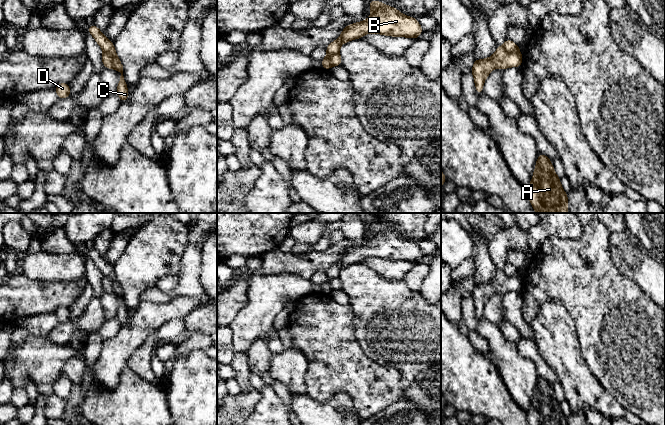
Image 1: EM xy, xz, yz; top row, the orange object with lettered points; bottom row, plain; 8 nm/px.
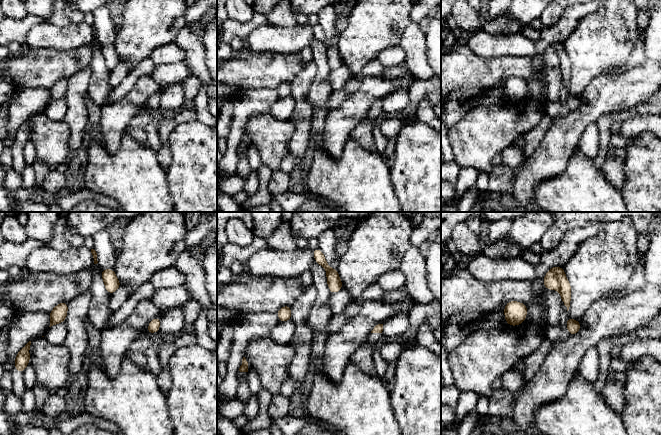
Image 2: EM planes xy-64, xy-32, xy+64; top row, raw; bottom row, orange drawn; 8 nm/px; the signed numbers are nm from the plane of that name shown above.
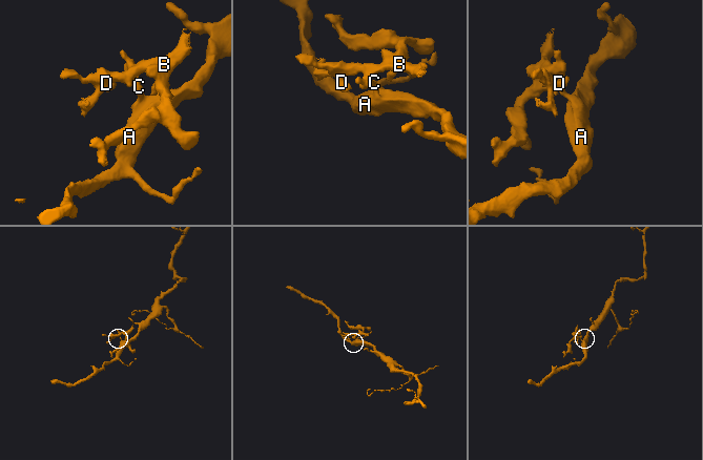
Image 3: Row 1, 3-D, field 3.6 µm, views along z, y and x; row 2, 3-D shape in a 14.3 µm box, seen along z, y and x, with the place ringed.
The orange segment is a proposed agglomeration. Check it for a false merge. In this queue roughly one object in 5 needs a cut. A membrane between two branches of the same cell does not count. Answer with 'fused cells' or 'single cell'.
fused cells

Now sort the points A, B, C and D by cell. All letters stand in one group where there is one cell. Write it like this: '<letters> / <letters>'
A C / B D

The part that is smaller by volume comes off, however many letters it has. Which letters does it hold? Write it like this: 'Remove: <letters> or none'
Remove: B, D

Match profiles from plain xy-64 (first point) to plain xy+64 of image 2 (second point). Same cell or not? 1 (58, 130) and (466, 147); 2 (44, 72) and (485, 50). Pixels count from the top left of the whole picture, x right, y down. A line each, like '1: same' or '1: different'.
1: same
2: different

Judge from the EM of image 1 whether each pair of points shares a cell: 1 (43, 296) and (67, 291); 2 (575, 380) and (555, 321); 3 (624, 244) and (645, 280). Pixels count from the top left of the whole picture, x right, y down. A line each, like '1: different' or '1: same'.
1: same
2: same
3: same

